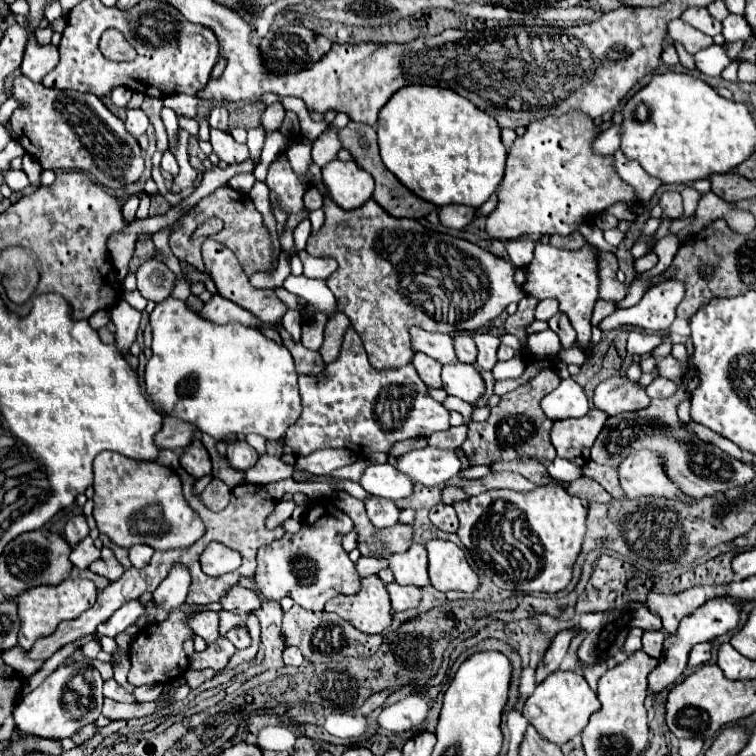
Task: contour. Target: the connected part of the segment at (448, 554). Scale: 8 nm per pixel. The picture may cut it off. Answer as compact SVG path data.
M429 540L429 578L431 586L441 592L459 590L459 592L475 592L479 588L479 578L467 562L465 552L453 542L445 540Z

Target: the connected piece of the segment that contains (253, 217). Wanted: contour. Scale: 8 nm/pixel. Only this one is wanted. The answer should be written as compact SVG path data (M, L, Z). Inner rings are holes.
M219 188L215 190L213 194L209 194L207 198L203 198L197 206L193 206L187 216L183 218L181 222L181 228L175 228L169 236L169 248L171 252L179 258L179 260L185 260L189 262L191 266L195 266L199 272L205 272L203 268L203 260L199 260L199 244L193 244L191 242L191 234L195 232L197 224L205 222L207 218L211 216L217 216L223 220L223 230L219 234L213 236L213 240L225 244L239 260L239 264L243 266L243 270L251 276L253 272L269 272L273 268L273 264L277 262L277 256L275 256L275 250L273 250L273 242L271 242L271 234L269 230L265 228L265 222L263 222L263 216L257 212L257 208L253 206L251 198L243 192L237 192L237 190L231 190L231 188Z

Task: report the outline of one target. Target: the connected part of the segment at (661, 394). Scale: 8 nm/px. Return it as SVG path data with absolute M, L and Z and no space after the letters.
M655 378L649 386L647 386L647 396L649 398L669 398L673 396L677 390L677 384L667 380L667 378Z

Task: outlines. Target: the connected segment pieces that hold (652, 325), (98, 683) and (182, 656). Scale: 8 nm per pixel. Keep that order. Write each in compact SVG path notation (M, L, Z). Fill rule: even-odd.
M668 280L649 289L641 302L627 310L615 310L599 322L599 330L609 332L621 326L639 326L643 330L667 332L675 320L675 308L685 295L685 285Z
M81 660L81 662L75 662L73 666L59 666L51 676L45 678L45 682L35 688L33 692L29 692L27 696L23 696L13 712L13 718L15 718L15 730L21 732L21 734L29 734L29 736L39 736L39 738L49 738L49 740L63 740L63 738L71 738L75 732L79 732L83 726L95 722L99 716L101 716L101 706L103 706L103 680L99 676L99 672L95 672L95 684L91 682L91 686L95 686L95 700L91 706L87 708L81 708L81 720L75 720L71 716L71 712L65 708L65 702L63 702L63 694L67 690L67 684L73 676L77 674L83 674L89 670L89 666ZM83 714L91 714L91 716L83 716Z
M175 608L173 612L169 612L169 616L163 622L151 622L135 636L129 648L129 658L131 658L131 670L127 674L129 684L133 686L167 684L167 680L179 678L189 668L183 642L193 638L195 634L187 626L187 620L189 620L189 608Z

